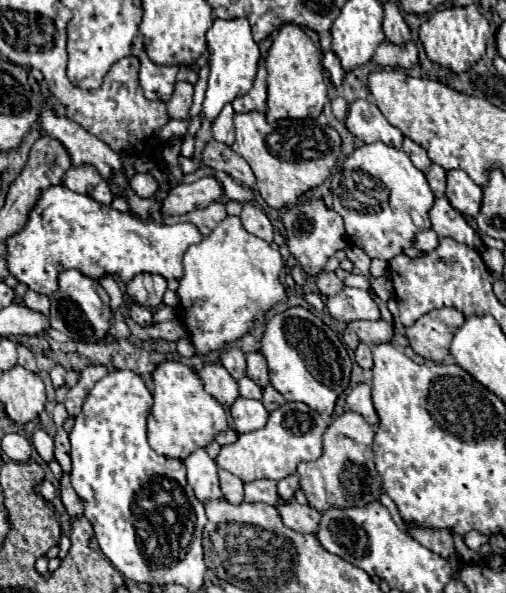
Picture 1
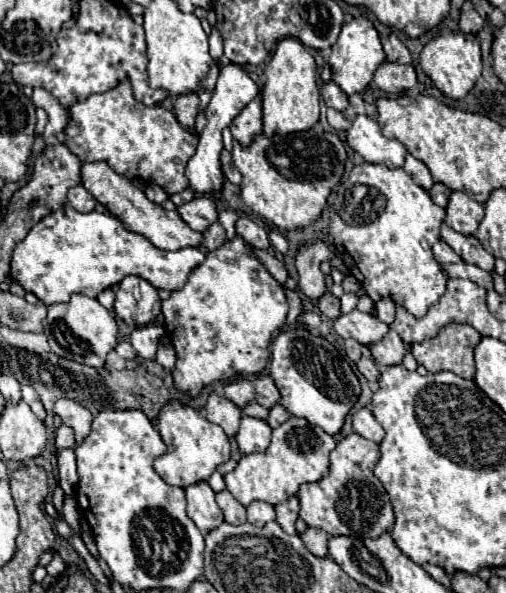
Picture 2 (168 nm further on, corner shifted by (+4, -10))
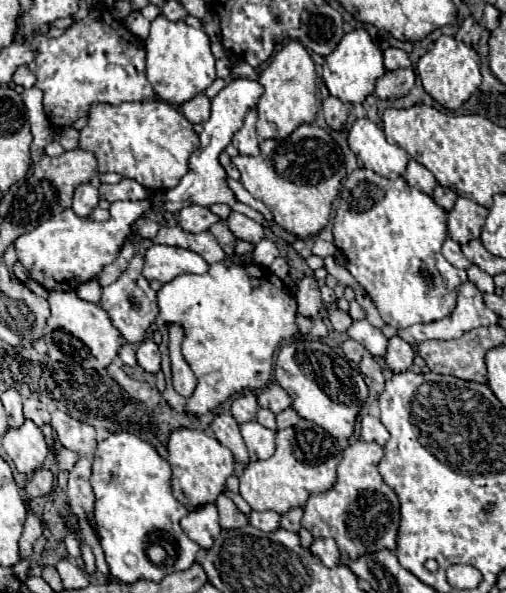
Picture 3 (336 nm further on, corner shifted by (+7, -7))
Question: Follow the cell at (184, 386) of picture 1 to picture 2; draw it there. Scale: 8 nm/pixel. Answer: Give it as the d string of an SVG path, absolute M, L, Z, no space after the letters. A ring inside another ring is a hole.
M180 401L164 403L156 425L158 425L158 431L162 435L162 441L166 443L166 453L156 457L154 469L170 485L188 487L192 483L208 479L212 475L212 471L220 463L228 461L228 457L230 457L230 439L228 439L228 435L222 431L220 425L208 421L192 405L184 405Z

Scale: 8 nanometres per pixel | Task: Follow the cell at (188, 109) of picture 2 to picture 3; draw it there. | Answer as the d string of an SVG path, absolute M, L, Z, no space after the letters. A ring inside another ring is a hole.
M197 94L189 102L185 102L181 110L191 124L203 124L211 114L211 100L205 94Z

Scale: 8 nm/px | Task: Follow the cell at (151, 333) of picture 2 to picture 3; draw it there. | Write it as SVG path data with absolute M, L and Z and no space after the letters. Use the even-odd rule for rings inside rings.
M151 338L143 340L137 346L137 362L145 372L151 372L151 374L157 374L161 370L161 354L157 344Z

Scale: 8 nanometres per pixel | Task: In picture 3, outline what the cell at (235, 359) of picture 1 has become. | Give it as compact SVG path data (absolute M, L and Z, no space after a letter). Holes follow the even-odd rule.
M253 392L249 394L243 394L243 396L237 396L233 398L231 402L231 416L239 422L239 424L245 424L245 422L253 422L255 420L255 414L257 414L257 398Z

